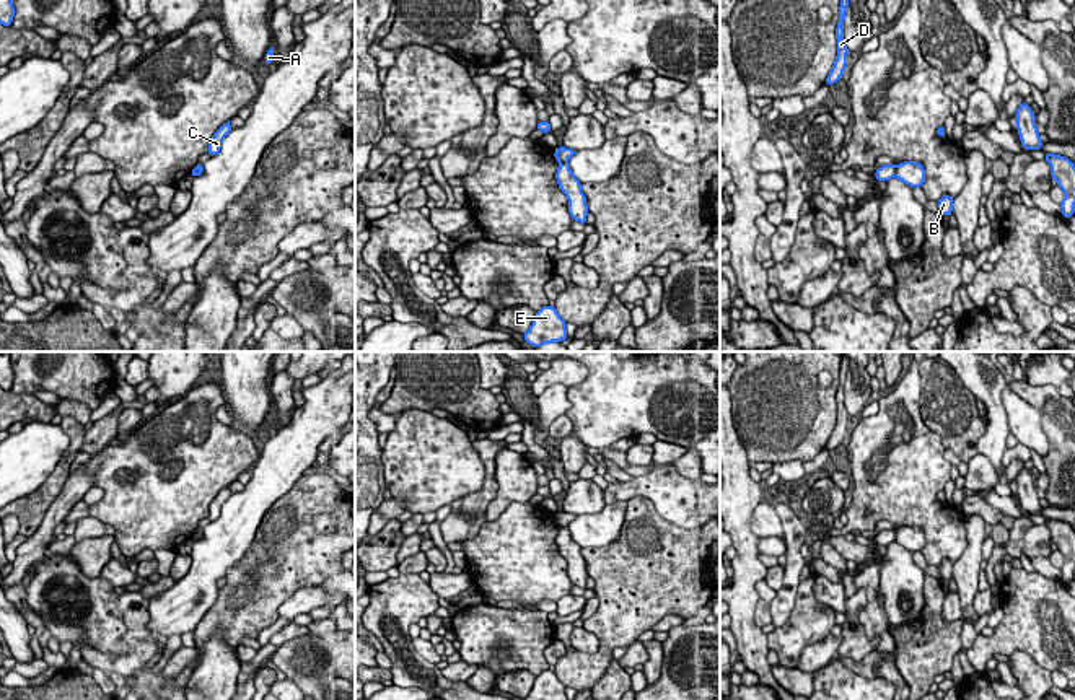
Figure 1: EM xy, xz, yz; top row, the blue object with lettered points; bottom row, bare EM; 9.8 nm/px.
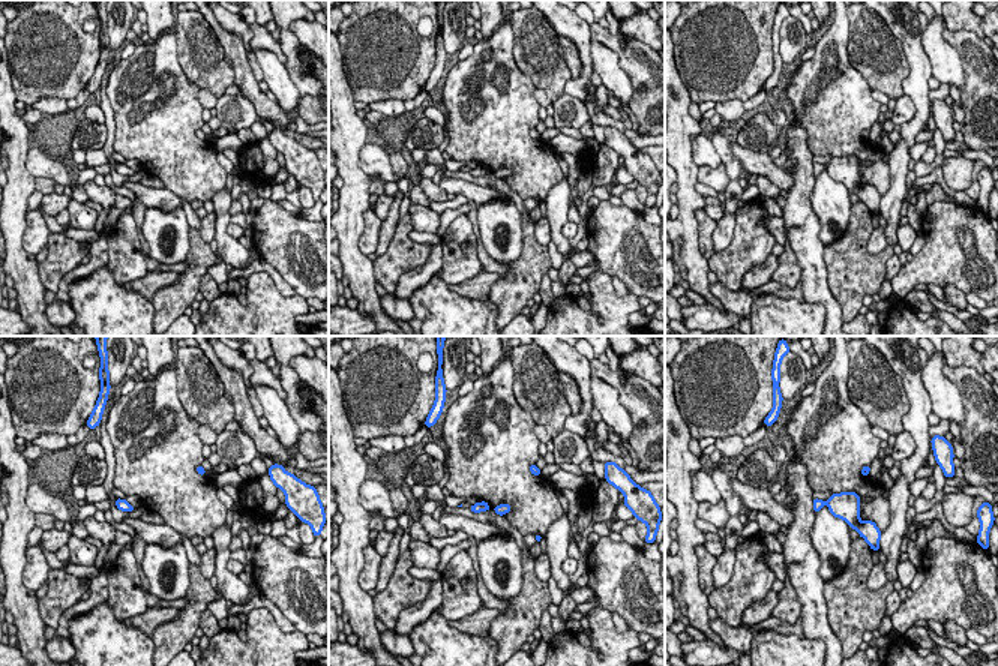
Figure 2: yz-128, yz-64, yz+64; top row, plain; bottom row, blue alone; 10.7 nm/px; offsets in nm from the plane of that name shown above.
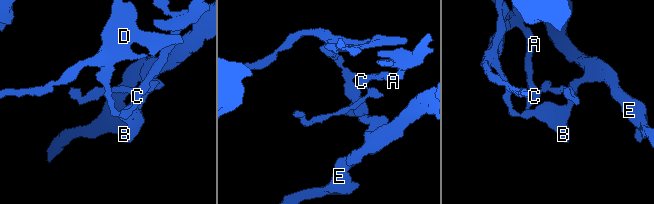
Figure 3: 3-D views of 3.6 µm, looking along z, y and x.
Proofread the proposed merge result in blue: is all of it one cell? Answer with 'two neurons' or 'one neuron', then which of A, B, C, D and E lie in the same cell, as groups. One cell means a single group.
two neurons | A C D / B E

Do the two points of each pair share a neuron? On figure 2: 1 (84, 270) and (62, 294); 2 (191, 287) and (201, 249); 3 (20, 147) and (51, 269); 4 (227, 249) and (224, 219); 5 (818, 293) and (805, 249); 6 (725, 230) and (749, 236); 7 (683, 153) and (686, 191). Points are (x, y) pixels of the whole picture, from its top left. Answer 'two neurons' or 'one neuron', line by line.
1: one neuron
2: one neuron
3: two neurons
4: one neuron
5: one neuron
6: two neurons
7: one neuron

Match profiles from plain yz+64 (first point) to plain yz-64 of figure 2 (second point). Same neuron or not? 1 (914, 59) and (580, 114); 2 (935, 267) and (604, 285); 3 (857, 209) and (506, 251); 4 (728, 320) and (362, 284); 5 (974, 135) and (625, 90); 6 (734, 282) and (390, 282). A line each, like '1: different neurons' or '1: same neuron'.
1: different neurons
2: different neurons
3: different neurons
4: different neurons
5: different neurons
6: same neuron

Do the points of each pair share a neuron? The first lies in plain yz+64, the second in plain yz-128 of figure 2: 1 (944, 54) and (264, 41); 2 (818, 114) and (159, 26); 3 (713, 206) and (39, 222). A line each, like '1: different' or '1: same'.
1: different
2: different
3: different

